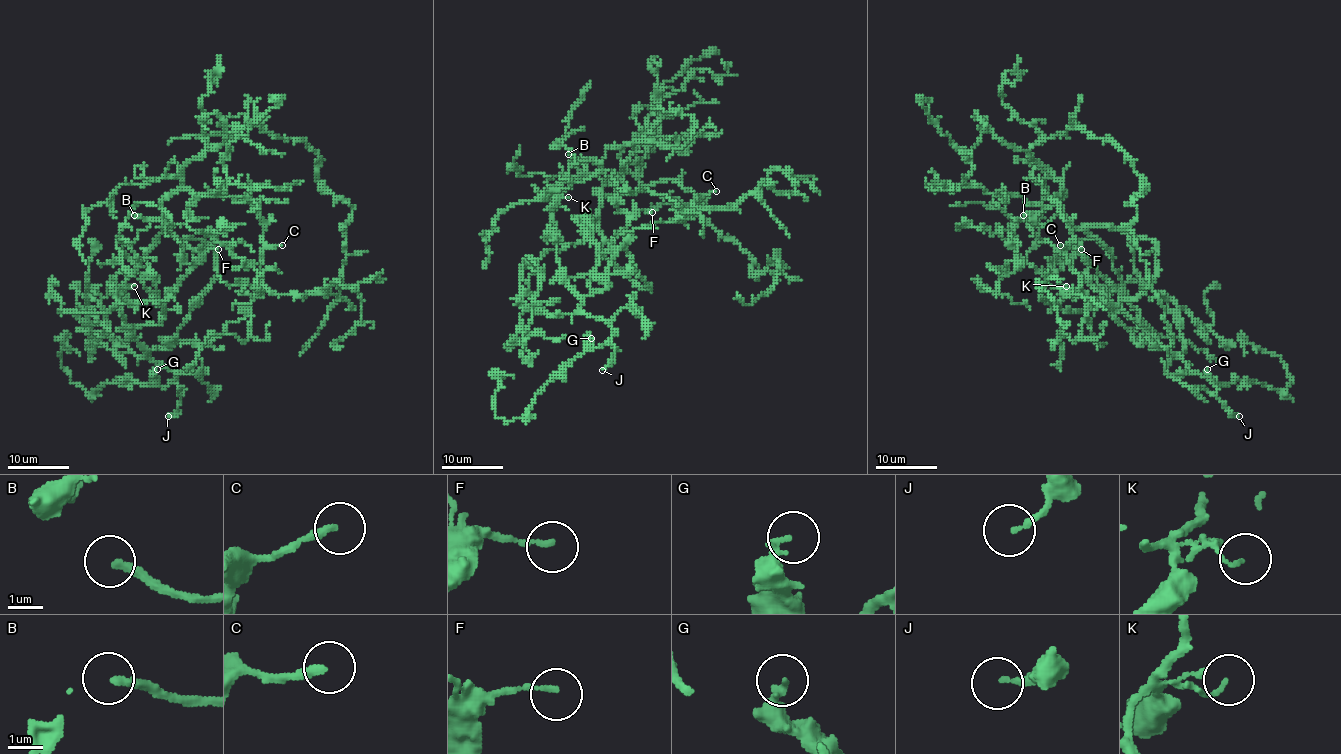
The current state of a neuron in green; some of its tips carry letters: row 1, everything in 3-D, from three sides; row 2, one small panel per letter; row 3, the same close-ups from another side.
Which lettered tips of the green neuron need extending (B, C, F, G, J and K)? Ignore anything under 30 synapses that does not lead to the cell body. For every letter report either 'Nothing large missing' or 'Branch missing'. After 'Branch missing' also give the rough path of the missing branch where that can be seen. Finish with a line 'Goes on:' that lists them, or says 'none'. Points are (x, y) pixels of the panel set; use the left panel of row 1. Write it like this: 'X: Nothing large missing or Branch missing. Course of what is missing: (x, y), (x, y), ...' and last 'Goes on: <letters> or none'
B: Branch missing. Course of what is missing: (134, 215), (123, 211), (102, 211), (94, 225), (73, 246), (54, 257), (25, 263)
C: Branch missing. Course of what is missing: (282, 245), (318, 215), (333, 209), (344, 211), (345, 219), (351, 220), (348, 223), (350, 234), (340, 243)
F: Nothing large missing
G: Nothing large missing
J: Nothing large missing
K: Nothing large missing
Goes on: B, C

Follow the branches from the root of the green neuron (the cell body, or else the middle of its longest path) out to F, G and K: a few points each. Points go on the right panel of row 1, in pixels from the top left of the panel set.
F: (1101, 226), (1156, 245), (1154, 280), (1110, 309), (1136, 338), (1164, 349), (1081, 249)
G: (1101, 226), (1156, 245), (1154, 280), (1112, 306), (1112, 313), (1136, 338), (1179, 355), (1217, 385), (1207, 369)
K: (1101, 226), (1090, 226), (1087, 232), (1113, 258), (1095, 238), (1069, 241), (1053, 263), (1058, 280), (1066, 286)

